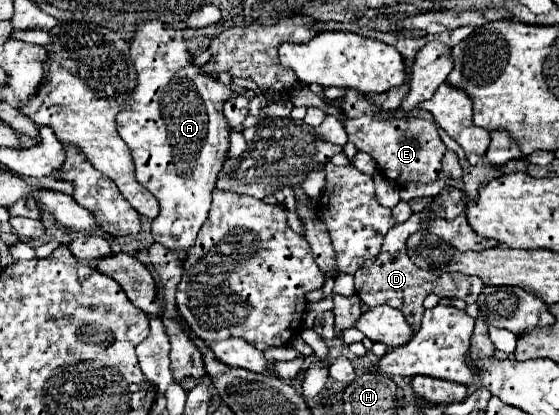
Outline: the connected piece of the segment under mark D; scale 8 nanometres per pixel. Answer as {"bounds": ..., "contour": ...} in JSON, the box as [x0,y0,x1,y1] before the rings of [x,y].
{"bounds":[354,210,484,326],"contour":[[[428,210],[416,212],[412,214],[406,222],[392,226],[392,230],[388,230],[388,234],[384,236],[384,244],[380,248],[380,254],[376,258],[376,262],[370,268],[362,268],[354,272],[354,282],[356,282],[356,294],[360,296],[360,300],[368,306],[380,306],[380,304],[388,304],[392,308],[398,308],[404,318],[408,318],[410,326],[420,326],[422,320],[422,312],[424,312],[424,298],[434,292],[440,298],[450,296],[450,298],[460,298],[466,304],[476,302],[480,290],[484,288],[484,284],[480,282],[480,278],[476,276],[464,276],[460,272],[442,272],[442,270],[423,270],[418,268],[406,252],[406,238],[414,232],[426,232],[424,230],[424,214],[428,214]]]}

